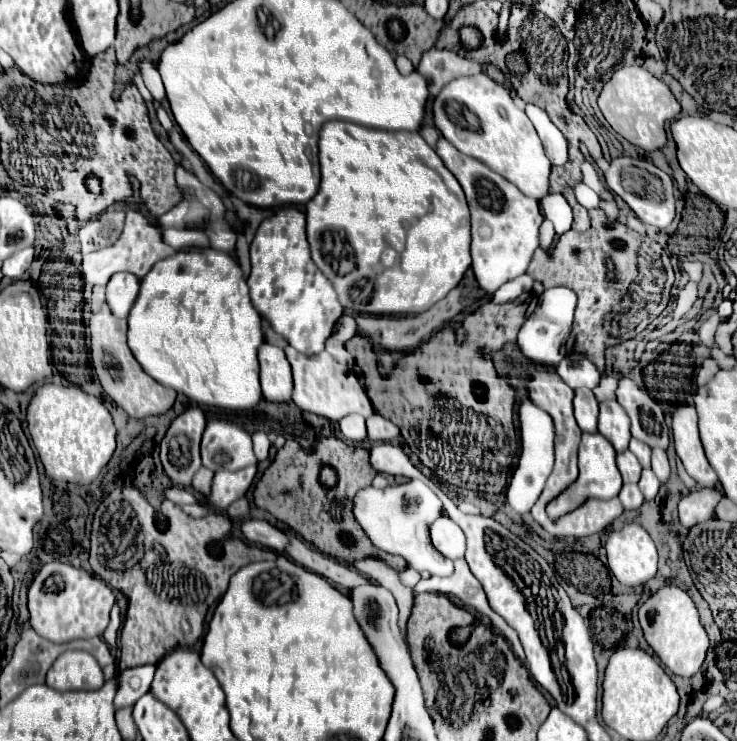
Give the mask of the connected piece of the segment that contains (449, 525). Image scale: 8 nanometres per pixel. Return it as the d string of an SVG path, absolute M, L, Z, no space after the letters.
M441 515L439 519L435 519L431 523L429 531L431 531L433 547L441 555L445 555L449 559L459 559L465 555L465 535L459 525L449 521L449 517Z

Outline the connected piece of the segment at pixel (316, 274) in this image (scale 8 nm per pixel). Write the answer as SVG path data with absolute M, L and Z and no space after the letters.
M283 207L275 215L267 217L259 225L249 251L249 295L261 319L269 321L273 331L279 333L299 353L321 353L327 337L333 333L337 319L343 315L343 307L337 301L331 281L311 259L305 235L305 213L297 207Z

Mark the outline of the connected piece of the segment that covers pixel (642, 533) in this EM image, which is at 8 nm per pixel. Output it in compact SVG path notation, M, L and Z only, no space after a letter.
M637 523L611 531L605 551L609 571L627 587L643 585L657 573L657 547L649 533Z

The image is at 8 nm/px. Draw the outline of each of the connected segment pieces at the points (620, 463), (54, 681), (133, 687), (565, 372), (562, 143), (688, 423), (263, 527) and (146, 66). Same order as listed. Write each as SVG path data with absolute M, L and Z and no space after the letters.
M623 451L617 455L617 469L623 477L623 483L637 483L641 477L641 465L631 451Z
M87 651L61 653L47 673L47 685L57 691L97 690L104 682L101 667Z
M143 665L143 667L133 667L125 669L119 675L119 689L115 695L115 707L127 707L133 705L141 695L145 695L151 687L155 667L153 665Z
M565 357L559 367L557 367L557 373L561 375L561 379L571 387L571 389L577 389L577 387L587 387L587 389L593 389L597 387L599 379L601 379L601 373L597 371L597 367L587 359L587 357L581 357L581 359L569 359Z
M527 105L525 113L531 119L531 123L535 125L535 131L545 147L545 155L549 157L549 161L553 165L565 165L567 163L567 141L565 141L563 133L551 123L547 113L543 109L539 109L537 105Z
M679 405L673 411L673 423L671 423L673 443L679 459L683 461L685 471L701 485L701 487L715 487L717 475L711 469L703 445L699 439L697 429L697 411L693 405Z
M251 519L251 521L245 521L241 525L241 531L243 535L247 537L247 541L251 543L257 543L257 545L263 545L271 551L277 551L277 553L285 553L287 545L289 545L289 537L287 533L277 527L277 525L271 525L269 521L265 519Z
M141 59L141 61L139 61L139 75L141 75L145 87L151 91L153 99L155 99L155 101L163 101L163 99L165 99L165 89L163 89L163 81L161 81L161 77L159 77L157 67L155 67L151 61Z

